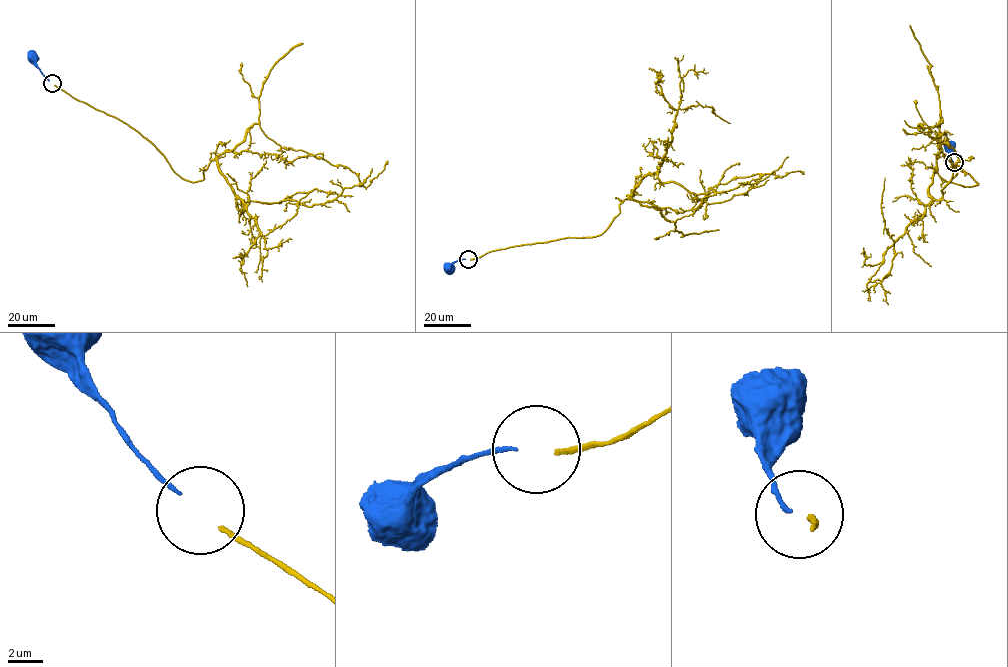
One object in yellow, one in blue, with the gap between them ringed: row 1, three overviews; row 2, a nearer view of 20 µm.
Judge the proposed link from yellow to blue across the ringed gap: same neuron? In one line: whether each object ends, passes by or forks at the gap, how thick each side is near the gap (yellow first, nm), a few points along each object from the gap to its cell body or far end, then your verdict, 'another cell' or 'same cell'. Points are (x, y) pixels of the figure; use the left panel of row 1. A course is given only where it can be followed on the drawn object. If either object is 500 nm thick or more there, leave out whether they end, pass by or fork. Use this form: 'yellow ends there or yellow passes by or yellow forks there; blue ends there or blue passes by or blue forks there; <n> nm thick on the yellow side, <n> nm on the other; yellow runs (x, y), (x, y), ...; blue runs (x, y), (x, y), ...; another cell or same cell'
yellow ends there; blue ends there; 260 nm thick on the yellow side, 220 nm on the other; yellow runs (54, 85), (135, 129), (192, 182), (254, 124), (280, 147), (348, 167), (366, 187), (387, 161); blue runs (49, 80), (33, 56); same cell

